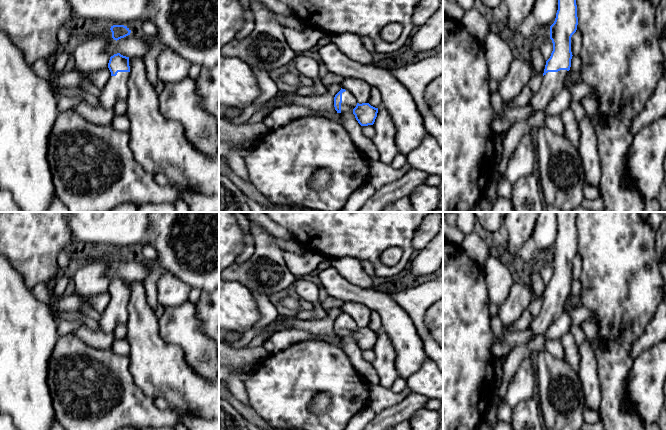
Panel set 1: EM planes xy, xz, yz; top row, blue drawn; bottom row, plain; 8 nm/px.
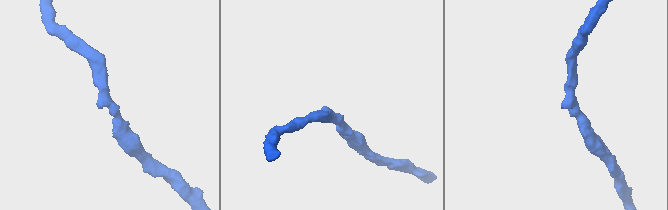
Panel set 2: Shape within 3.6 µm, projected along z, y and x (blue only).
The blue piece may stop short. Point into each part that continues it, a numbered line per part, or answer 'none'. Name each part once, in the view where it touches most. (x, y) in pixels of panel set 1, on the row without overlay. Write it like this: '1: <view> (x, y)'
1: yz (552, 307)

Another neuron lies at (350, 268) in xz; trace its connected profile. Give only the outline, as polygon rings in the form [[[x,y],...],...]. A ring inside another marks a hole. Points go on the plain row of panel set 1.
[[[353,257],[333,258],[332,266],[353,285],[364,289],[373,288],[372,277],[363,270],[359,259]]]

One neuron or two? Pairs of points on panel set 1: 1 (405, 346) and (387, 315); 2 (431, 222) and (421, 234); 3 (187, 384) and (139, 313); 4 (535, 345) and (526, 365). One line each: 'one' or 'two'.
1: one
2: one
3: one
4: two

